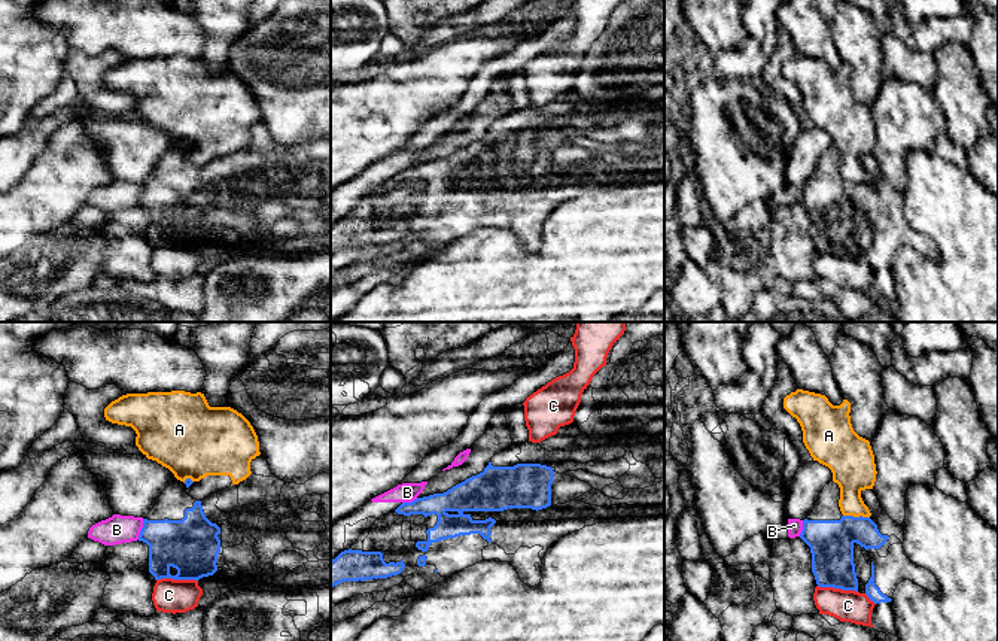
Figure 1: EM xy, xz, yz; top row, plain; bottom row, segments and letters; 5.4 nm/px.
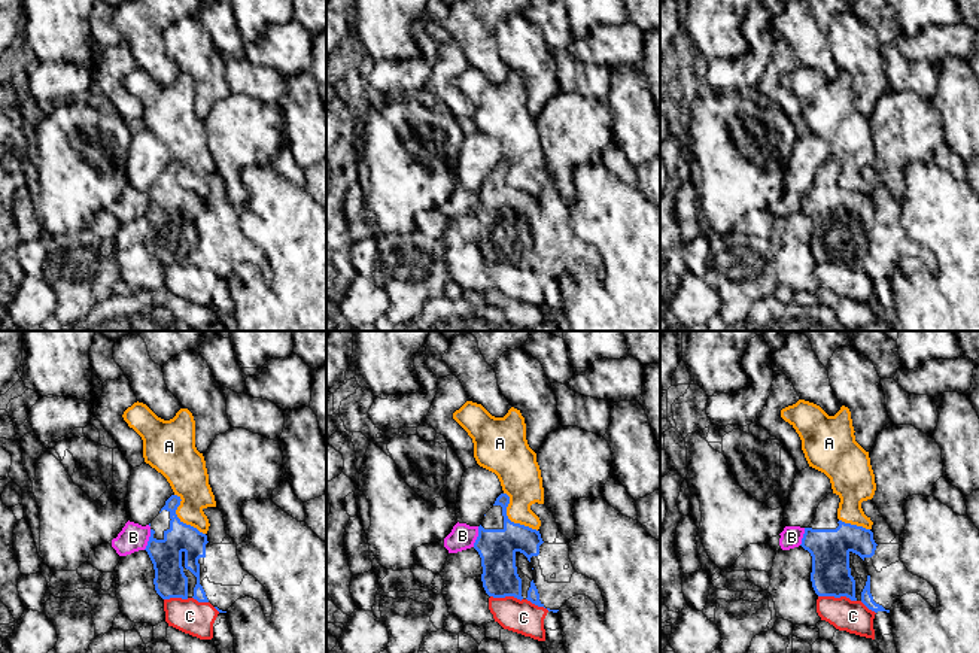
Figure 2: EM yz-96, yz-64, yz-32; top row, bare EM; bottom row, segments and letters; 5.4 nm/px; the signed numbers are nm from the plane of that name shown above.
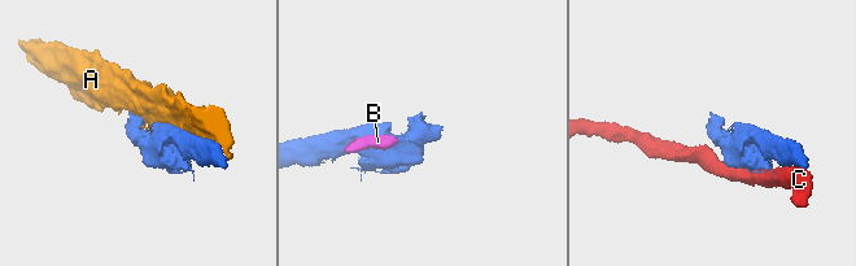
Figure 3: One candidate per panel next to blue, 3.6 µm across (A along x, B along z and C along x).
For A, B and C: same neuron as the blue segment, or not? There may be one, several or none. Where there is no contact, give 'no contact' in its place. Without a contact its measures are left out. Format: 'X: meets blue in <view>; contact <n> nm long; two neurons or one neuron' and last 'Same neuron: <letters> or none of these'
A: meets blue in yz; contact 140 nm long; two neurons
B: meets blue in xy; contact 120 nm long; two neurons
C: meets blue in xy; contact 220 nm long; two neurons
Same neuron: none of these

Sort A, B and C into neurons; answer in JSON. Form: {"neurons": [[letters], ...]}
{"neurons": [["A"], ["B"], ["C"]]}

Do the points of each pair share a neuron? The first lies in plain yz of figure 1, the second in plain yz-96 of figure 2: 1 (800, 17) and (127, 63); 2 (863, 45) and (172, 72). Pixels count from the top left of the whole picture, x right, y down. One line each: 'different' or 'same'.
1: different
2: different

